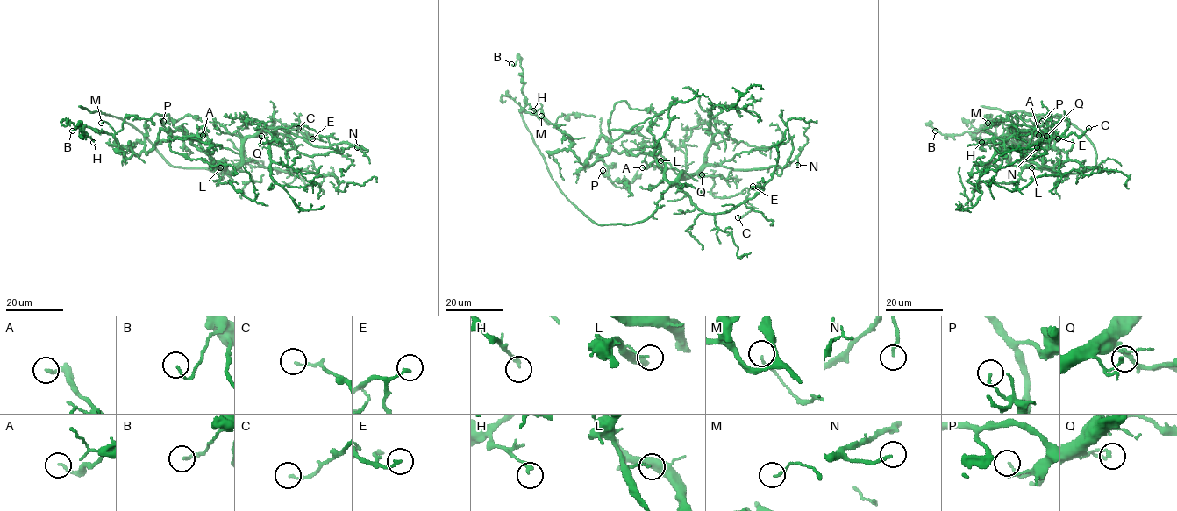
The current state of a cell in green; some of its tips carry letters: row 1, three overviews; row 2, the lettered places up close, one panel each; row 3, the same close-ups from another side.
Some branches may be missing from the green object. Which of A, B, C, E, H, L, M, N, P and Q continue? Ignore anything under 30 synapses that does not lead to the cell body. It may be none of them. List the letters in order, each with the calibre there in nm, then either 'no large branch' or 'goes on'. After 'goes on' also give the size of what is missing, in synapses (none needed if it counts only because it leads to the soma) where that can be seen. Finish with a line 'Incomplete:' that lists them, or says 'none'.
A: 150 nm thick; no large branch
B: 140 nm thick; no large branch
C: 130 nm thick; no large branch
E: 170 nm thick; no large branch
H: 180 nm thick; no large branch
L: 110 nm thick; no large branch
M: 120 nm thick; no large branch
N: 200 nm thick; no large branch
P: 140 nm thick; no large branch
Q: 150 nm thick; no large branch
Incomplete: none

